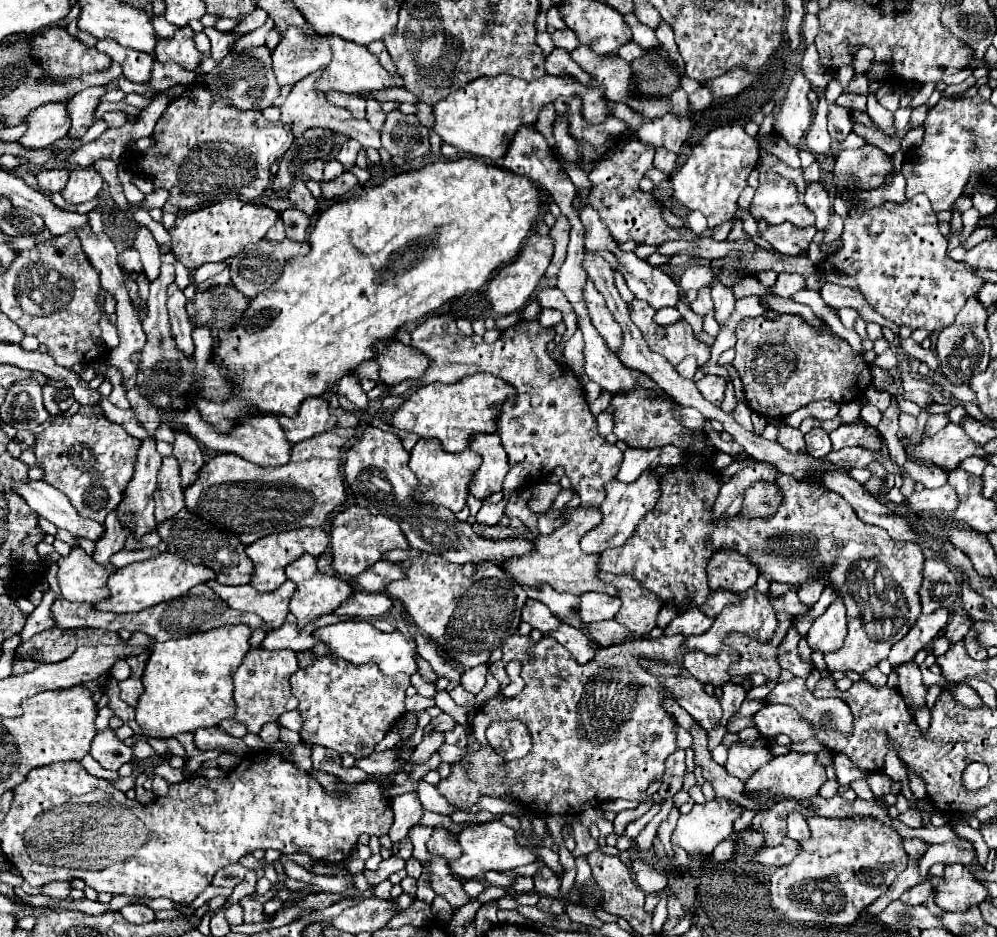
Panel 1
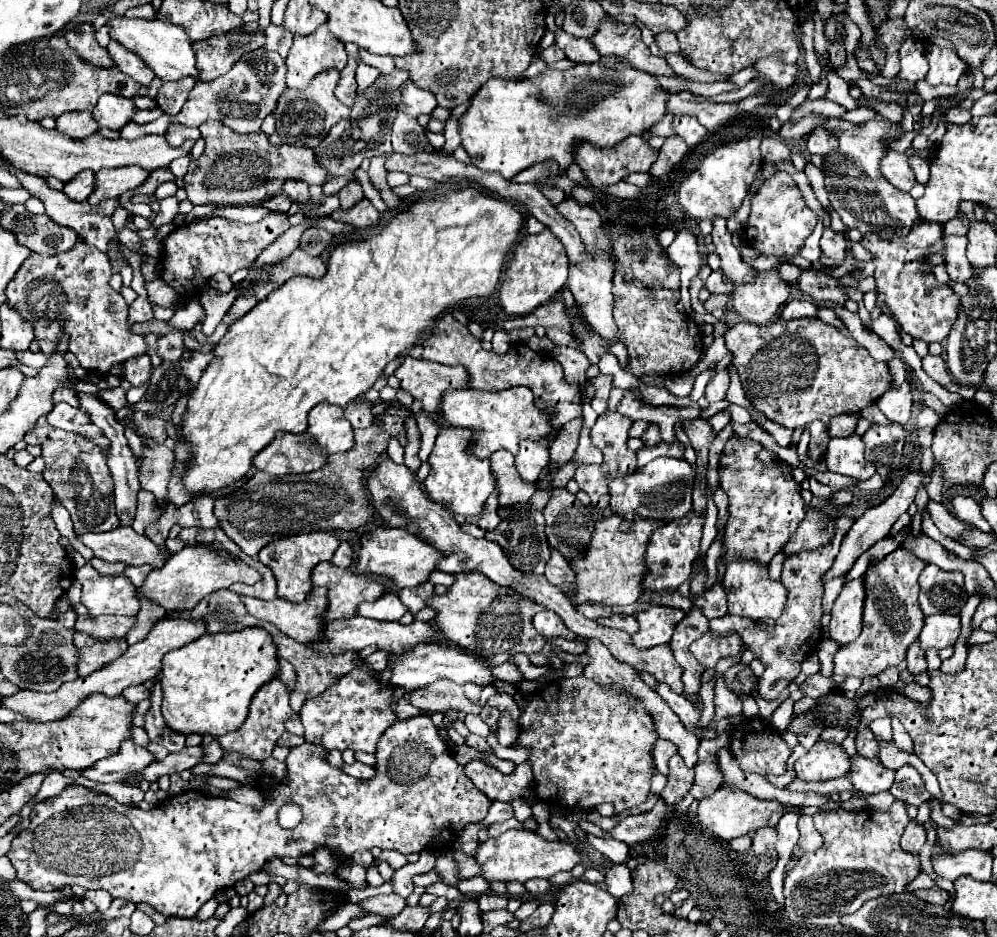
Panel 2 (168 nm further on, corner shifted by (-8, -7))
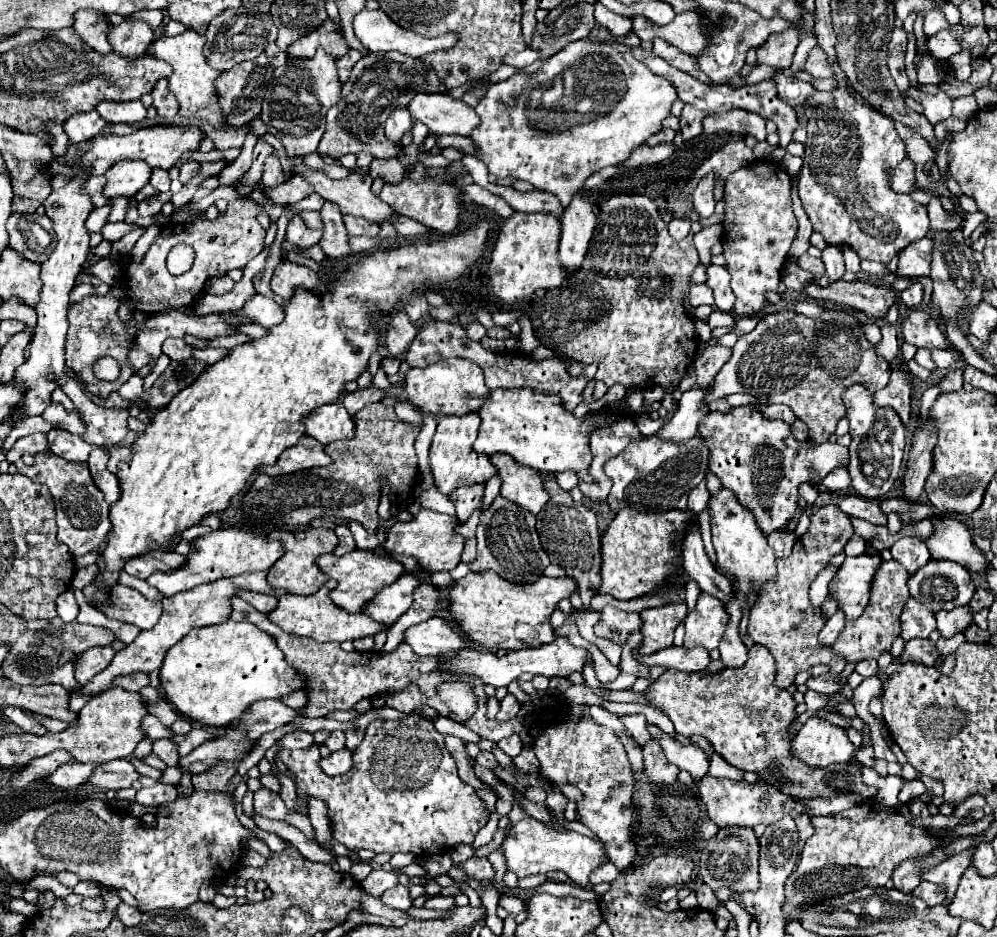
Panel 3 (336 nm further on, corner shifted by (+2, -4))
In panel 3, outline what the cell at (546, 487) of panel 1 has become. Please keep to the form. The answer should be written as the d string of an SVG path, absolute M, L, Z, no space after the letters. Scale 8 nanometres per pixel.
M549 481L545 485L545 491L549 493L549 501L545 503L545 509L537 513L537 533L541 539L541 545L545 553L549 555L553 565L559 565L565 569L567 577L577 581L579 595L583 599L583 605L589 605L589 599L595 595L599 581L599 527L597 517L591 509L583 507L581 503L575 503L567 491L563 491L555 481Z

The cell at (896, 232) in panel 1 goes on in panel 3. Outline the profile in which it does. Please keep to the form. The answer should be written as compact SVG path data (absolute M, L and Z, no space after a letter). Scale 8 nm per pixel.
M909 309L901 327L903 327L905 341L915 347L925 347L925 349L947 347L947 339L939 329L935 317L925 309Z

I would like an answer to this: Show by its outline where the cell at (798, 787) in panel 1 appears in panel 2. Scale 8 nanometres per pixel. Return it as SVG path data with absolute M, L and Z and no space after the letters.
M819 740L813 748L795 762L797 778L801 780L829 780L833 776L845 776L851 768L851 760L841 744Z

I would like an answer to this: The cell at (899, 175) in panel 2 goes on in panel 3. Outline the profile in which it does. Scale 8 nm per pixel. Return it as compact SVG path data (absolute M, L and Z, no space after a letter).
M905 157L897 167L889 169L889 185L895 193L911 193L915 185L915 163Z

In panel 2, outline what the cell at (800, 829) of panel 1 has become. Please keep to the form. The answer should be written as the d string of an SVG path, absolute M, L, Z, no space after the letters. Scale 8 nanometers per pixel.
M805 814L799 816L799 832L801 832L799 848L801 848L803 852L815 852L815 850L823 844L823 838L821 838L819 832L815 830L811 816L805 816Z

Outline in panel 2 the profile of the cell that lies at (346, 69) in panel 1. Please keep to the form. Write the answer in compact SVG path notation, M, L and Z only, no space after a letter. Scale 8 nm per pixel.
M413 82L403 86L403 102L399 104L399 112L407 112L409 116L419 116L419 114L431 116L435 108L437 100L435 96L431 96L431 92L417 88Z

